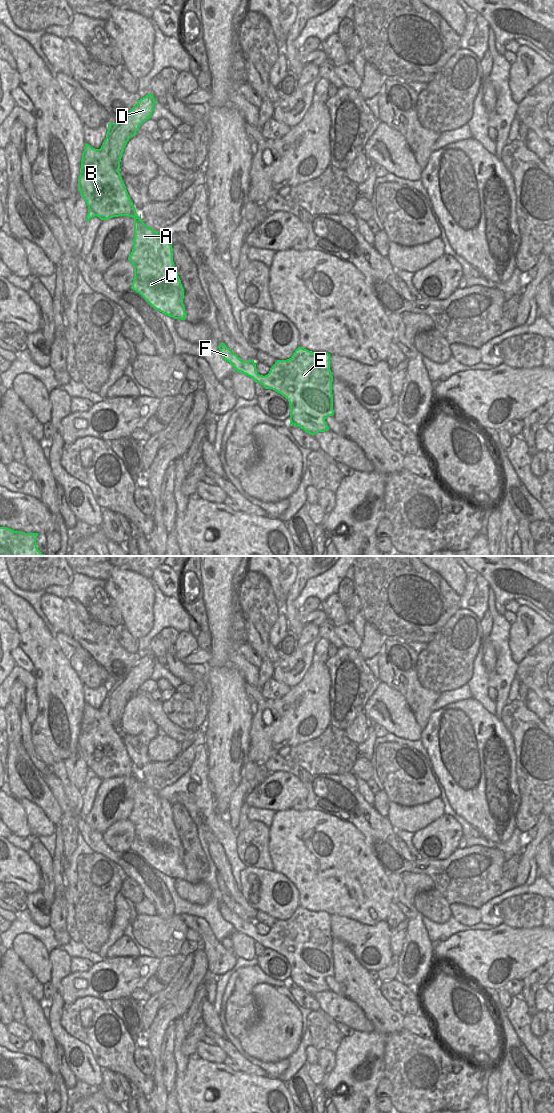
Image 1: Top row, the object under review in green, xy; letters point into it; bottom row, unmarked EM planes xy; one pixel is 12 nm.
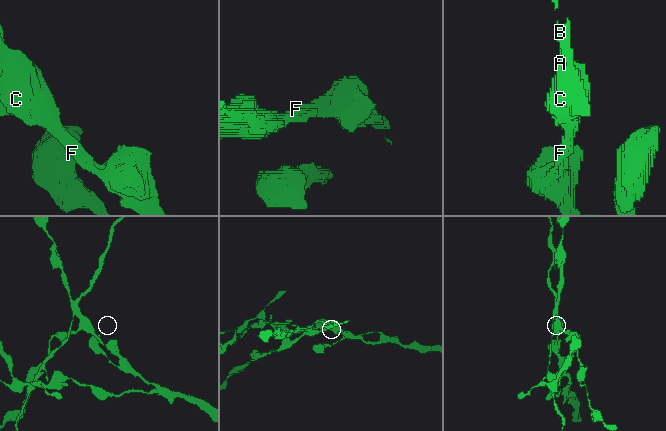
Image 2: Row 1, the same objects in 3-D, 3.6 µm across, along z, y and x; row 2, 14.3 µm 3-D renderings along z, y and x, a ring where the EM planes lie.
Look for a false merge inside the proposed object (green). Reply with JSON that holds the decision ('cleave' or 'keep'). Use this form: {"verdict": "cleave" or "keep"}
{"verdict": "cleave"}

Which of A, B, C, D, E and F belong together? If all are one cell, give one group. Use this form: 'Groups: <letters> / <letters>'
Groups: A B C E F / D.

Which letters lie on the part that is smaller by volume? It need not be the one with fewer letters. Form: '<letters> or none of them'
D

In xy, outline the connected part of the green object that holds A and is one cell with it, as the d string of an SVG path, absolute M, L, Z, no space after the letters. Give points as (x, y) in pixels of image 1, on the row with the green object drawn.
M85 143L82 153L78 191L101 220L126 216L134 218L133 249L128 260L134 266L134 278L131 289L139 293L155 310L174 319L185 320L183 304L184 288L173 262L172 245L158 235L158 232L136 215L136 209L128 195L119 169L113 164L107 153L101 148L92 148Z

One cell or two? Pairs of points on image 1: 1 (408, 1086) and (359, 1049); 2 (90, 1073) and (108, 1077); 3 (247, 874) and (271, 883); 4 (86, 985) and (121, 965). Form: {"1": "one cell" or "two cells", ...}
{"1": "two cells", "2": "two cells", "3": "one cell", "4": "one cell"}

